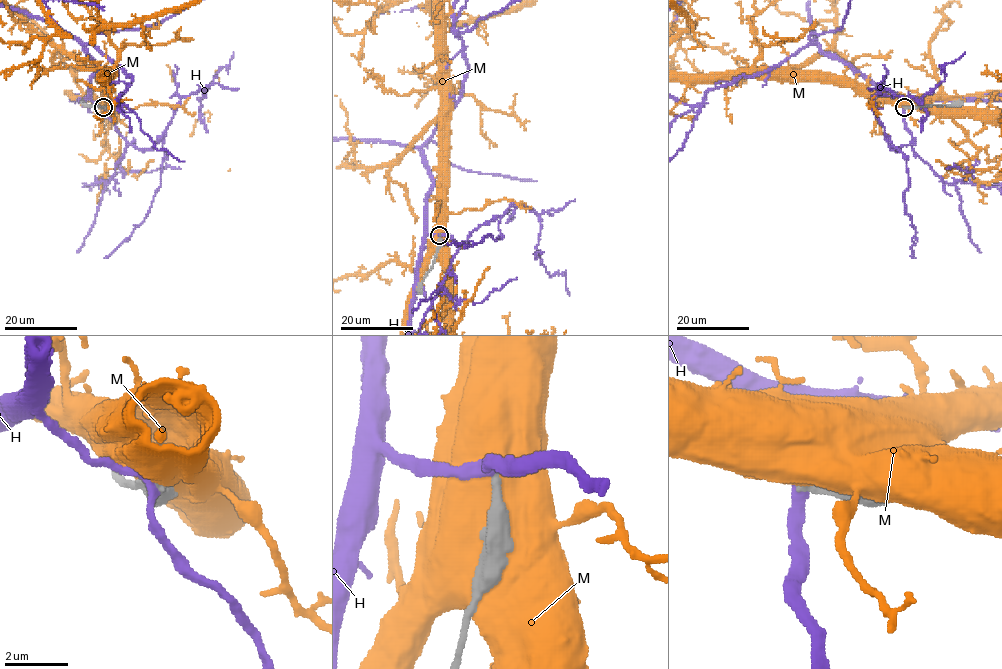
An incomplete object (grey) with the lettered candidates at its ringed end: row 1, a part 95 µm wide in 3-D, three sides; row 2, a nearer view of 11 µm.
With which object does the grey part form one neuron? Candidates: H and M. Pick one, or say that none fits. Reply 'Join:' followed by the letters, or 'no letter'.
Join: no letter

